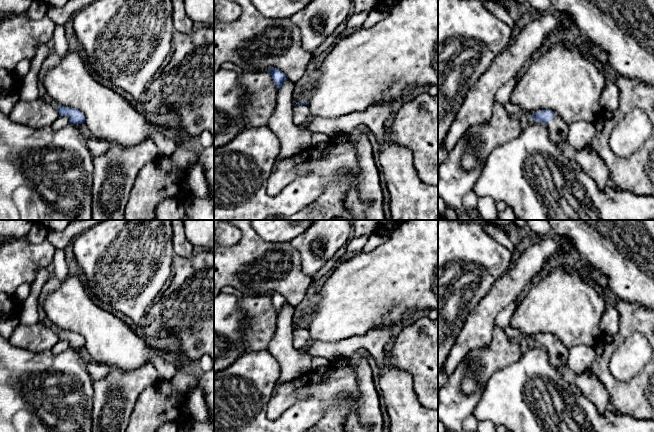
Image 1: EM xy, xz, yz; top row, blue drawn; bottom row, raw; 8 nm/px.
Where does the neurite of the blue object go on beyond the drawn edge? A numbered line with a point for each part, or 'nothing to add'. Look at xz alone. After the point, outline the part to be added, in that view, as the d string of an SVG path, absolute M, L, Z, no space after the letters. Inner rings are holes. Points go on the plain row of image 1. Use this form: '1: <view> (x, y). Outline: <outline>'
1: xz (301, 338). Outline: M308 328L296 329L293 331L293 345L296 349L301 350L310 342L310 335Z

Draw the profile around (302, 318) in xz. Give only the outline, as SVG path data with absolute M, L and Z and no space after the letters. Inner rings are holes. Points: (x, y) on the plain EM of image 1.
M313 300L301 313L296 314L293 320L293 329L299 325L307 325L311 315L316 310L316 303Z

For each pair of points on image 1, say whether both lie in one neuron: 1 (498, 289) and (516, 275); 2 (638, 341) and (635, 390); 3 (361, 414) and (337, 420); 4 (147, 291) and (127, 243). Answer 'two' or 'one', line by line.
1: one
2: two
3: two
4: one

